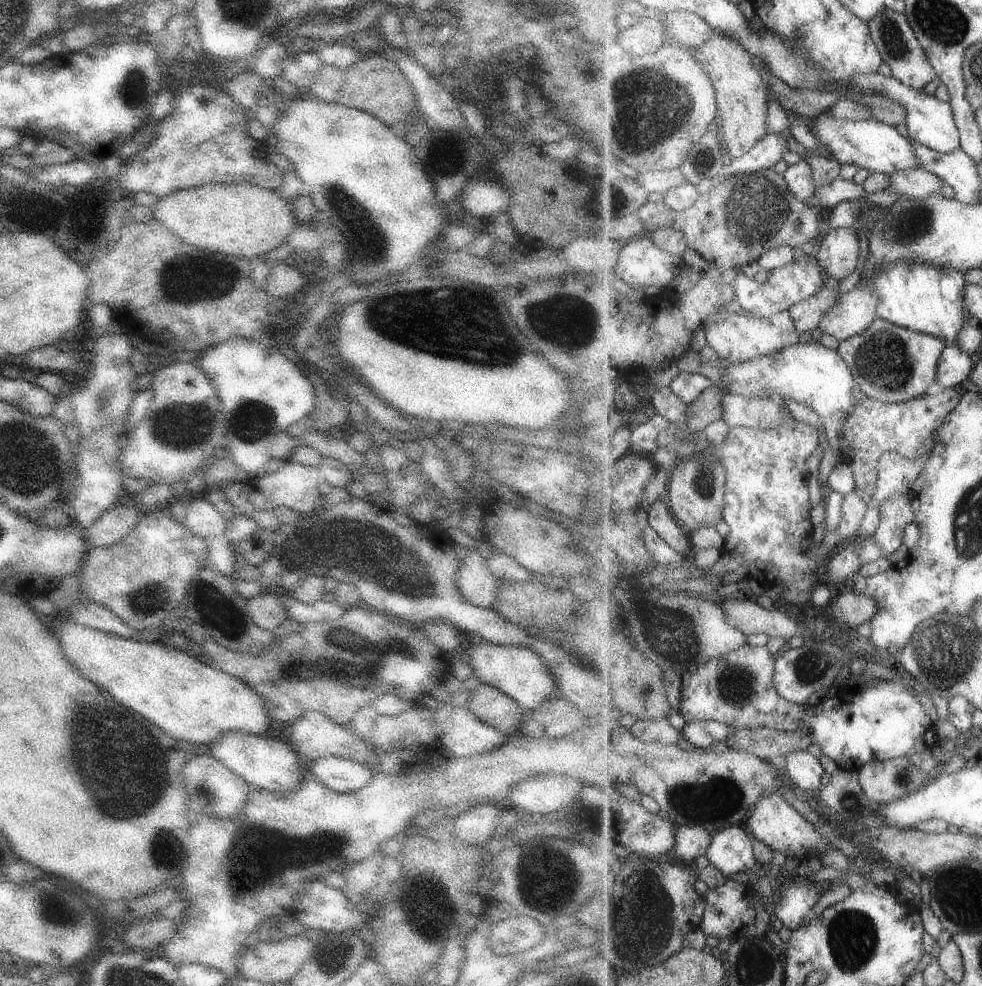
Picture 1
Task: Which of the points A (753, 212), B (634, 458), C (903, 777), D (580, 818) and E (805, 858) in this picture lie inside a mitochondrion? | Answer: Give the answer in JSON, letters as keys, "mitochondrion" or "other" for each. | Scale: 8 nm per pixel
{"A":"mitochondrion","B":"other","C":"mitochondrion","D":"other","E":"other"}

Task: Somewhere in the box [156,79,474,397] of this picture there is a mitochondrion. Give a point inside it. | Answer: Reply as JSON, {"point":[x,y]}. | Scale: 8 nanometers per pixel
{"point":[373,240]}

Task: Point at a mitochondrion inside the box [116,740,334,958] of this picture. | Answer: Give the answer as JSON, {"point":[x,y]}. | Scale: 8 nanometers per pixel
{"point":[167,850]}

